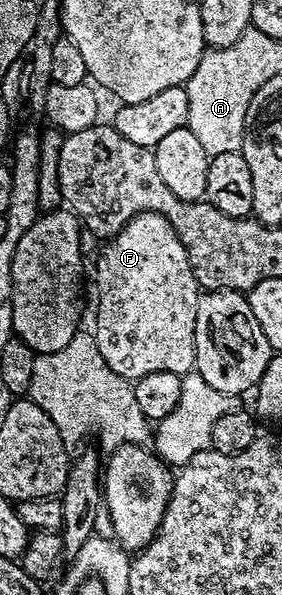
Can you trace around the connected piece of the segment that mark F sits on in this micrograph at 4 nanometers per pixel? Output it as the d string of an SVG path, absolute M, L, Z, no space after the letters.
M138 212L126 222L121 229L104 241L101 253L97 256L97 332L95 339L99 346L99 354L103 354L103 362L115 370L124 380L136 382L147 374L155 374L155 370L167 370L171 374L185 376L186 373L194 371L197 359L195 358L195 310L201 297L199 285L195 274L191 270L191 262L187 258L187 250L183 242L179 242L179 234L171 226L171 222L165 216L157 212Z

